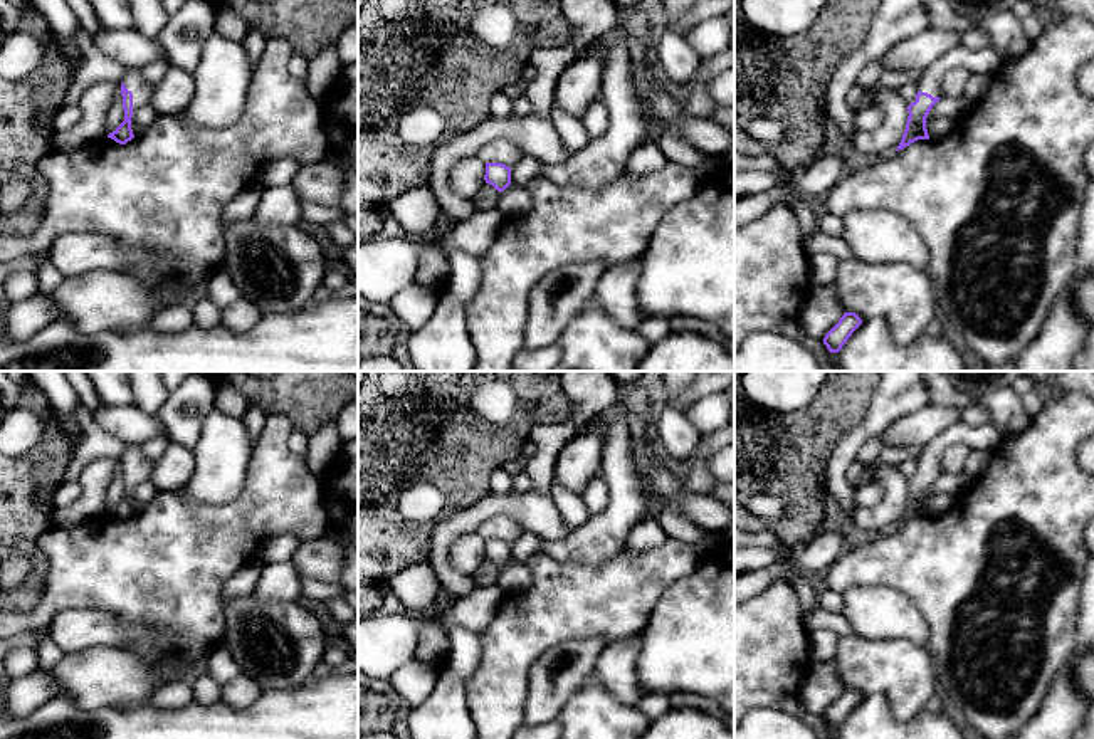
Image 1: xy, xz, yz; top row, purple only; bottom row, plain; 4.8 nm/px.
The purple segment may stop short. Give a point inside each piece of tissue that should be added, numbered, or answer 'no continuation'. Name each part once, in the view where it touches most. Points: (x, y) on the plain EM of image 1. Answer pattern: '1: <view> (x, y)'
1: xy (142, 466)

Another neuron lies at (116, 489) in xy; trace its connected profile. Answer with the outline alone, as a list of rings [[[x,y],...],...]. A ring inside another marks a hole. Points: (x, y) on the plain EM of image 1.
[[[121,465],[118,472],[114,474],[113,482],[109,484],[109,489],[106,492],[106,507],[108,511],[116,507],[116,504],[124,497],[124,485],[123,485],[123,472]]]

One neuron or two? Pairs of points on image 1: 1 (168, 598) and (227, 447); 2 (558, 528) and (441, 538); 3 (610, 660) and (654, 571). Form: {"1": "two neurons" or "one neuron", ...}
{"1": "two neurons", "2": "one neuron", "3": "two neurons"}

